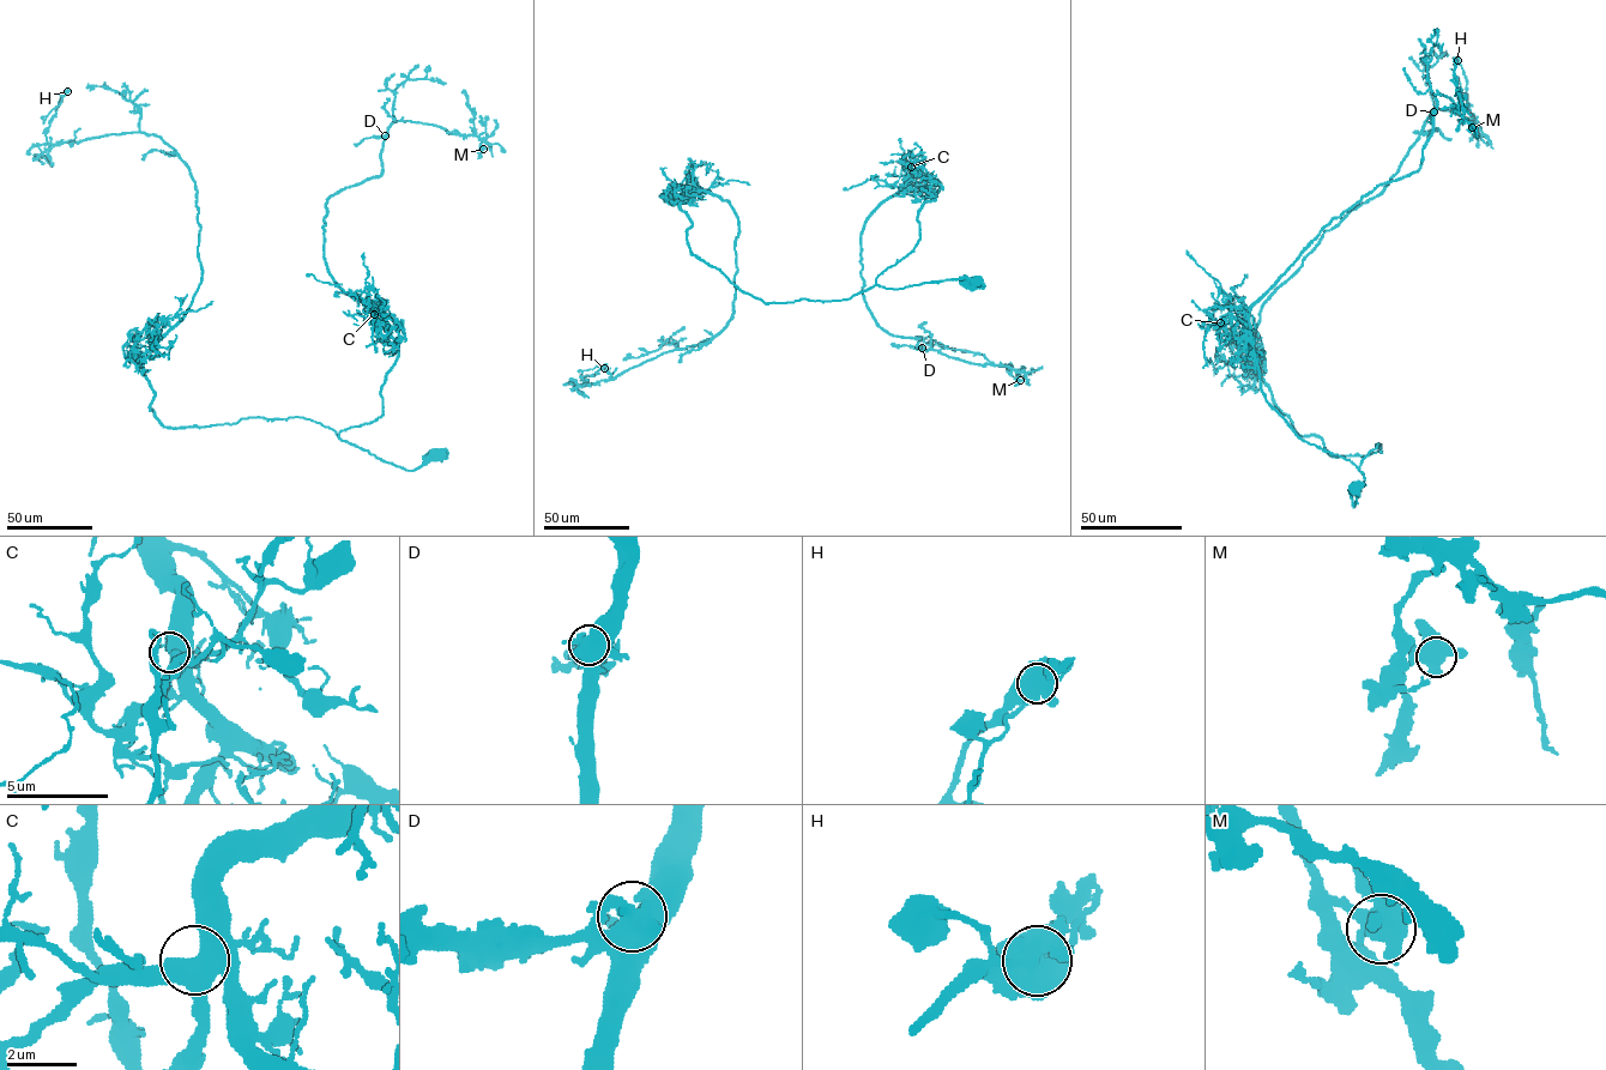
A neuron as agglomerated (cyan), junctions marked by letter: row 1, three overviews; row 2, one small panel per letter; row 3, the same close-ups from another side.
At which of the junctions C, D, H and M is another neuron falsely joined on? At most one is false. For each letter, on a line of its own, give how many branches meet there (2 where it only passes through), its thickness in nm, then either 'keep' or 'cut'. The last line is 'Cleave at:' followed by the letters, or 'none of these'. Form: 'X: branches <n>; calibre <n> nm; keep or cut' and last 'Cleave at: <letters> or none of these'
C: branches 3; calibre 500 nm; keep
D: branches 3; calibre 550 nm; keep
H: branches 3; calibre 750 nm; cut
M: branches 3; calibre 650 nm; keep
Cleave at: H

